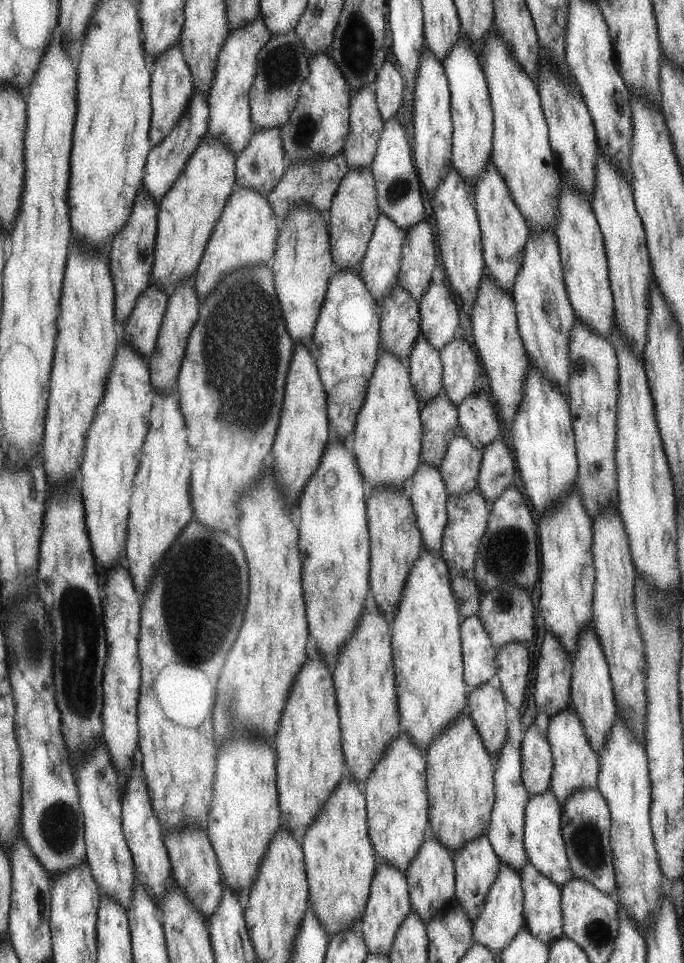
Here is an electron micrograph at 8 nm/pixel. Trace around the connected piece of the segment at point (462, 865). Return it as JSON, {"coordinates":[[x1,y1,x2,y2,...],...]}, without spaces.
{"coordinates":[[487,835,477,836,475,840,469,840,467,844,463,844,463,848,459,848,459,852,452,852,452,863,454,866,454,899,467,914,467,918,473,920,479,916,481,912,481,904,499,872,499,861,493,847,487,840]]}

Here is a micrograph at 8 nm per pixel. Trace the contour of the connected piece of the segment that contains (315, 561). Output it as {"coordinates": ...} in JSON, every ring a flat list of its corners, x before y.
{"coordinates":[[331,437,321,454,319,466,309,476,297,500,297,508,301,510,298,549,307,630,315,640,318,655,326,660,331,668,335,658,339,656,339,648,343,648,347,638,355,632,355,624,359,624,359,616,363,616,363,604,367,594,369,538,366,505,363,500,364,478,355,462,355,455,349,444]]}

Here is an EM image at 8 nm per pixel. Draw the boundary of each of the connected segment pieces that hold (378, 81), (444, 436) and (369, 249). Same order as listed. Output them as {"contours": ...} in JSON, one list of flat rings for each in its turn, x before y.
{"contours":[[[387,56,375,69,375,102,382,120,395,117,395,112,401,104,401,90,403,84,399,72,391,62,387,62]],[[439,391,420,407,421,444,419,458,423,464,439,468,443,453,453,436,459,434,456,406]],[[377,214,373,234,357,267,367,292,378,302,397,284,401,245,405,236,387,216]]]}

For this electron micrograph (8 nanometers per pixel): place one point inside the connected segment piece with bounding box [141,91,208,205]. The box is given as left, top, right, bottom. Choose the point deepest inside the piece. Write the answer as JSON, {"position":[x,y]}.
{"position":[165,160]}

